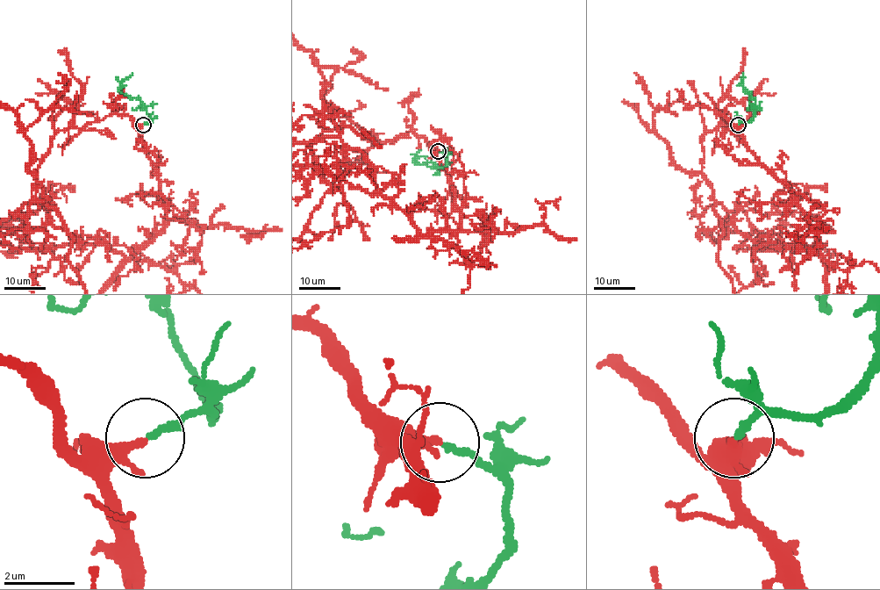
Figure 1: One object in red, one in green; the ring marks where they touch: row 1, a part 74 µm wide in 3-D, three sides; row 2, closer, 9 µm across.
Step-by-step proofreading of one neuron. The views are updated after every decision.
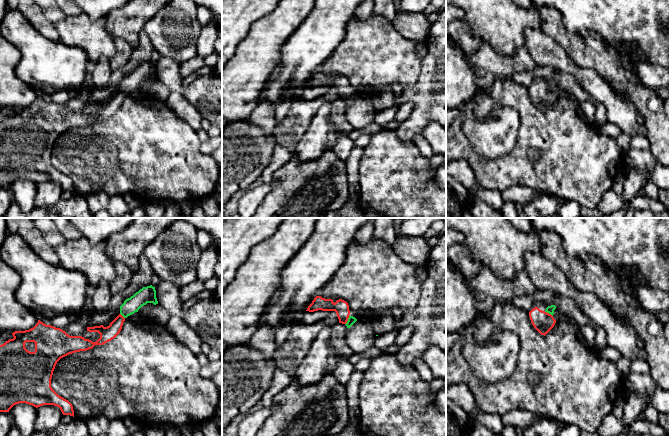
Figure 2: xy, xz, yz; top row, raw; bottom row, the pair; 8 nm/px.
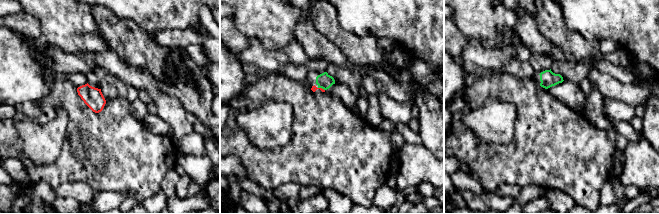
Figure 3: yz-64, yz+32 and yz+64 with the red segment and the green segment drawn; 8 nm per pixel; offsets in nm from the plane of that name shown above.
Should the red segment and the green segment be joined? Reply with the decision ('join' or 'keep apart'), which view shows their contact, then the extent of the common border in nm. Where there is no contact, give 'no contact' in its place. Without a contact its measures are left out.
join; contact in xz; length 80 nm

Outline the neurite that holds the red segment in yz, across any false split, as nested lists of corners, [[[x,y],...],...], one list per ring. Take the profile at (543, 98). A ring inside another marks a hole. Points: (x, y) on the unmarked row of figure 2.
[[[555,81],[548,82],[545,87],[538,83],[529,88],[529,93],[534,104],[541,110],[546,111],[555,101],[556,96],[553,93]]]

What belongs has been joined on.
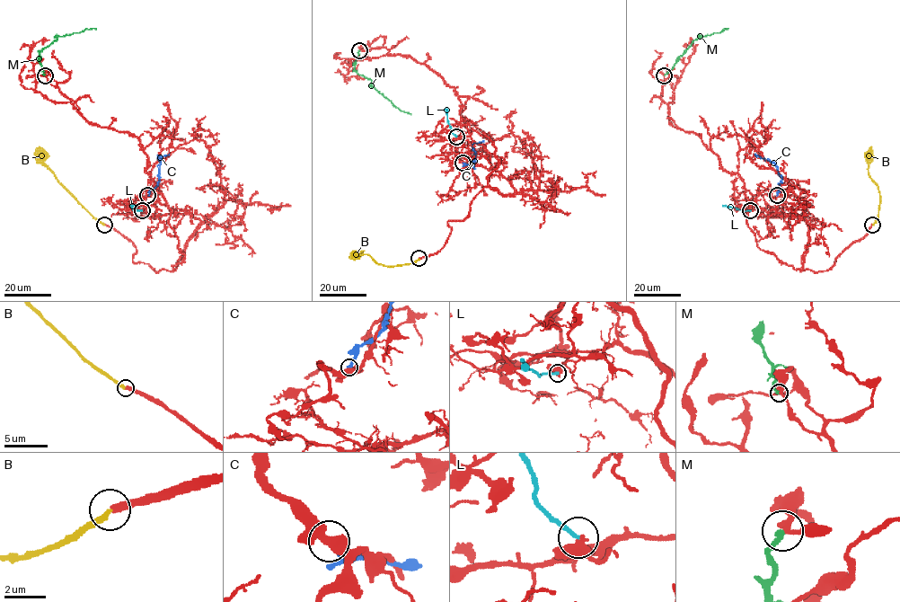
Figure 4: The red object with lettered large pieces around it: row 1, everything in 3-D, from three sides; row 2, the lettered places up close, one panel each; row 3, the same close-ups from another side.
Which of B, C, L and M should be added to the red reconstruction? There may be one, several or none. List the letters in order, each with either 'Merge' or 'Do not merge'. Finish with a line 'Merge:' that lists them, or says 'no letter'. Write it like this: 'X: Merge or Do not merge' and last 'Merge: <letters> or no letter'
B: Do not merge
C: Do not merge
L: Do not merge
M: Do not merge
Merge: no letter

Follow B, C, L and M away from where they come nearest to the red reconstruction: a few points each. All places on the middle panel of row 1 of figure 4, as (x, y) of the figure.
B: (419, 259), (411, 263), (384, 266), (367, 254), (356, 254), (353, 257)
C: (463, 163), (474, 167), (475, 151), (472, 145), (484, 140)
L: (456, 137), (448, 123), (446, 109)
M: (359, 50), (354, 69), (369, 79), (371, 84), (393, 105), (410, 114)

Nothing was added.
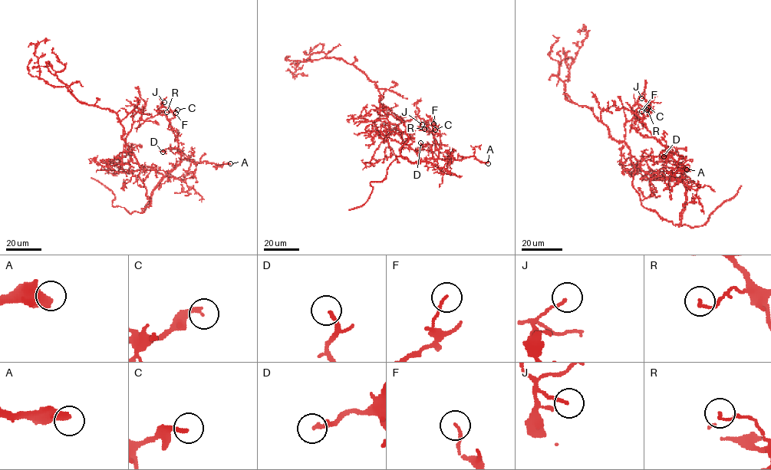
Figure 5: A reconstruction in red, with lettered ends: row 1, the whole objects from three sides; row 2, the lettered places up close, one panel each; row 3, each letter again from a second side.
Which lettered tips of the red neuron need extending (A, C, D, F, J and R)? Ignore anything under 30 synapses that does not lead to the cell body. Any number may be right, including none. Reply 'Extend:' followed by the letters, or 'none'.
Extend: A, D

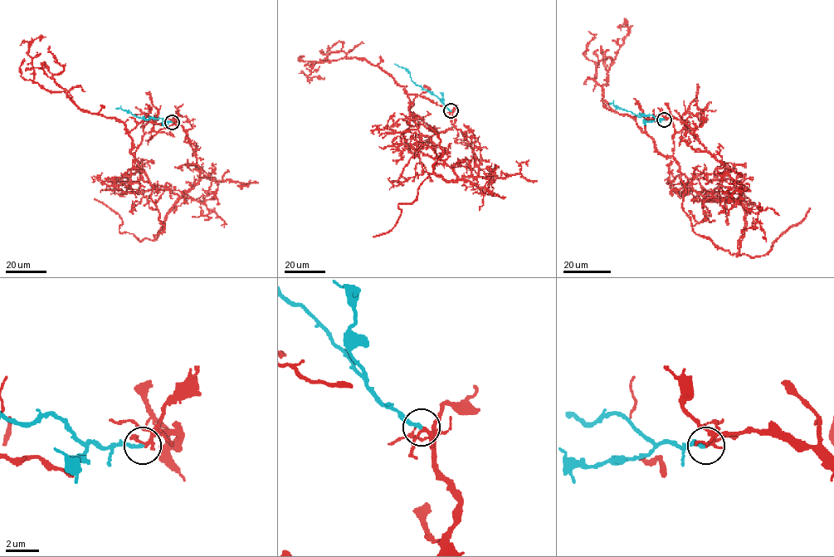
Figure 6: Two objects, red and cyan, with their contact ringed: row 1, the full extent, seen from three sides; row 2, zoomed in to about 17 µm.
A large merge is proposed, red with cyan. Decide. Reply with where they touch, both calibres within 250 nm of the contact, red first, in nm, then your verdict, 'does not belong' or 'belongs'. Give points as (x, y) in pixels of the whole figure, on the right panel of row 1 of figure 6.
place (664, 119); calibres 160 and 240 nm; belongs

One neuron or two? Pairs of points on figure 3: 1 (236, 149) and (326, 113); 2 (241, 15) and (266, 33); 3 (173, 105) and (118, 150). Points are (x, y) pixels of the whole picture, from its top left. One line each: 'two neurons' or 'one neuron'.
1: one neuron
2: one neuron
3: two neurons

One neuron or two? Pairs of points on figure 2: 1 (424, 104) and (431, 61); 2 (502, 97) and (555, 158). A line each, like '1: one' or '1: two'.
1: one
2: one

